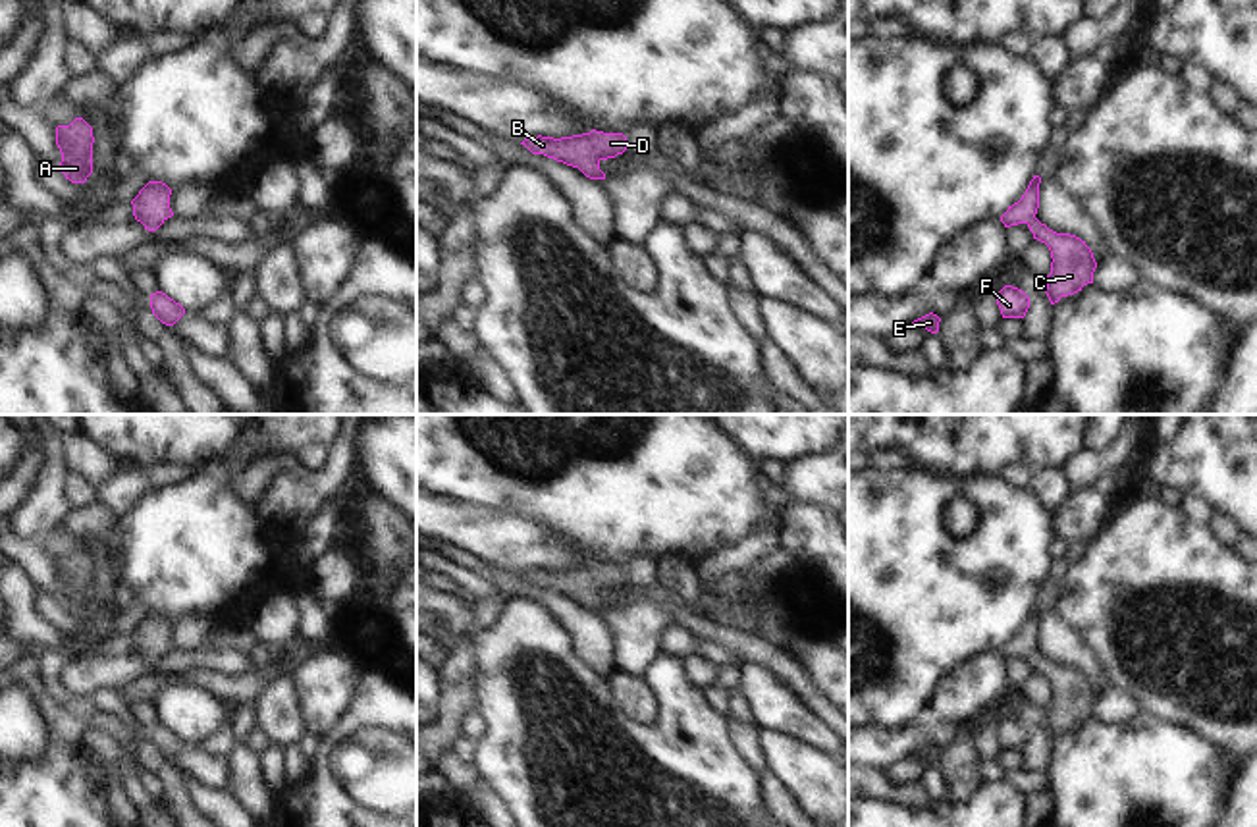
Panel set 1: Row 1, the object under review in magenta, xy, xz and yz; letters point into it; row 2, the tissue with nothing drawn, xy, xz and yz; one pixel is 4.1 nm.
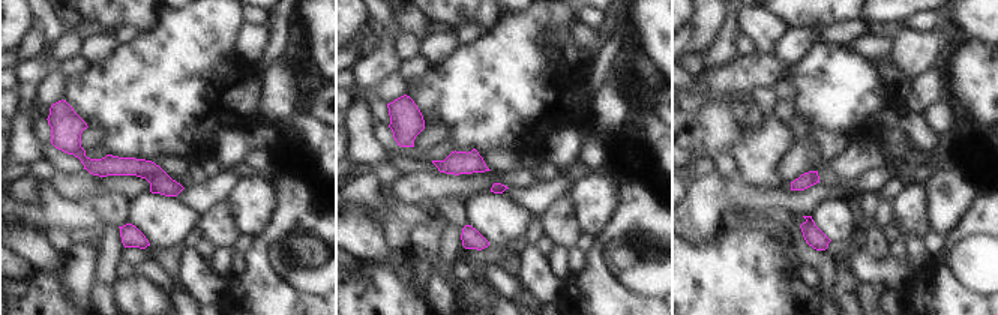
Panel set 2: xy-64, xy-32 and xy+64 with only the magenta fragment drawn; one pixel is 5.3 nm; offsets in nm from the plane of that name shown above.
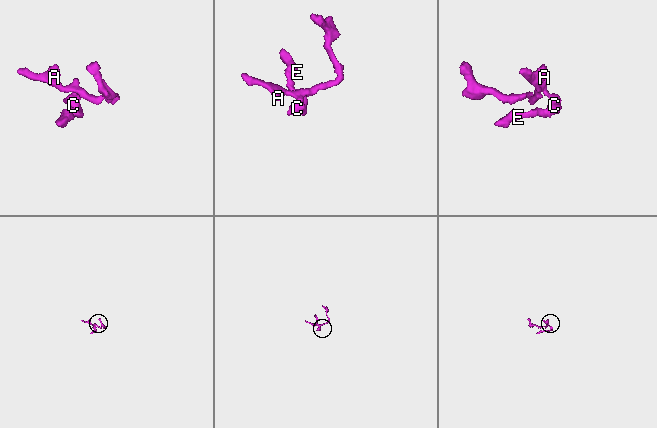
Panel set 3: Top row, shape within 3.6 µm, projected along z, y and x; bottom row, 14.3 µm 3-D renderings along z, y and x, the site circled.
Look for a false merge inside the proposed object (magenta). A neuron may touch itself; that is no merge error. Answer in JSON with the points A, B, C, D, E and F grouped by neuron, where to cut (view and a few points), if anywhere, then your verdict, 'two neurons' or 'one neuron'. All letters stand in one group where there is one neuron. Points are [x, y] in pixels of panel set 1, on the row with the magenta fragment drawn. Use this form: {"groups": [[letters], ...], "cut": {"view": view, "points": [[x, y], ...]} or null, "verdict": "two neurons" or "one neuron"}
{"groups": [["A", "B", "C", "D", "E", "F"]], "cut": null, "verdict": "one neuron"}

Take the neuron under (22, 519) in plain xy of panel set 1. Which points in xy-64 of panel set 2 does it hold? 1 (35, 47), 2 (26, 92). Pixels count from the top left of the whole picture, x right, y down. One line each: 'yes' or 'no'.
1: no
2: yes

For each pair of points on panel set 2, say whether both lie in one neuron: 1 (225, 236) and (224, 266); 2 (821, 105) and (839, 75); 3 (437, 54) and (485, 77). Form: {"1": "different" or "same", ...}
{"1": "different", "2": "same", "3": "different"}

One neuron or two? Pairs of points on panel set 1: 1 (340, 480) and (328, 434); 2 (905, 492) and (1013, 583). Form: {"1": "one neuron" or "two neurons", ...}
{"1": "two neurons", "2": "one neuron"}

